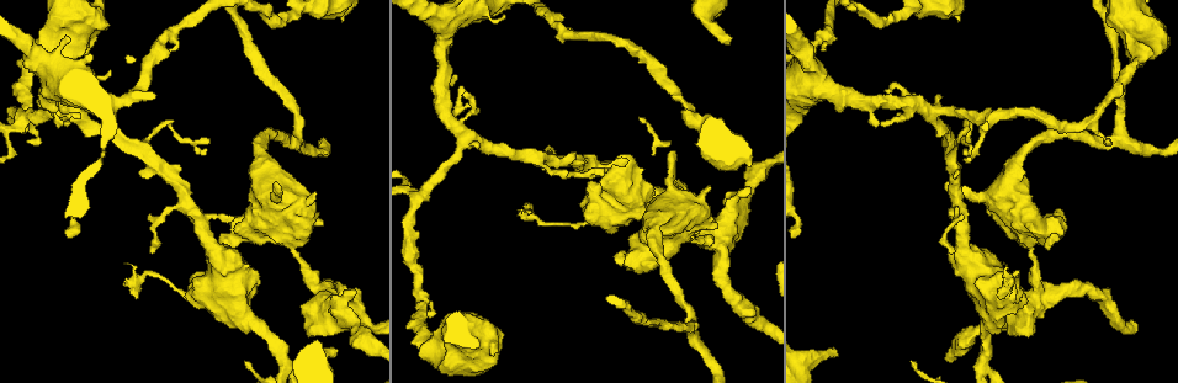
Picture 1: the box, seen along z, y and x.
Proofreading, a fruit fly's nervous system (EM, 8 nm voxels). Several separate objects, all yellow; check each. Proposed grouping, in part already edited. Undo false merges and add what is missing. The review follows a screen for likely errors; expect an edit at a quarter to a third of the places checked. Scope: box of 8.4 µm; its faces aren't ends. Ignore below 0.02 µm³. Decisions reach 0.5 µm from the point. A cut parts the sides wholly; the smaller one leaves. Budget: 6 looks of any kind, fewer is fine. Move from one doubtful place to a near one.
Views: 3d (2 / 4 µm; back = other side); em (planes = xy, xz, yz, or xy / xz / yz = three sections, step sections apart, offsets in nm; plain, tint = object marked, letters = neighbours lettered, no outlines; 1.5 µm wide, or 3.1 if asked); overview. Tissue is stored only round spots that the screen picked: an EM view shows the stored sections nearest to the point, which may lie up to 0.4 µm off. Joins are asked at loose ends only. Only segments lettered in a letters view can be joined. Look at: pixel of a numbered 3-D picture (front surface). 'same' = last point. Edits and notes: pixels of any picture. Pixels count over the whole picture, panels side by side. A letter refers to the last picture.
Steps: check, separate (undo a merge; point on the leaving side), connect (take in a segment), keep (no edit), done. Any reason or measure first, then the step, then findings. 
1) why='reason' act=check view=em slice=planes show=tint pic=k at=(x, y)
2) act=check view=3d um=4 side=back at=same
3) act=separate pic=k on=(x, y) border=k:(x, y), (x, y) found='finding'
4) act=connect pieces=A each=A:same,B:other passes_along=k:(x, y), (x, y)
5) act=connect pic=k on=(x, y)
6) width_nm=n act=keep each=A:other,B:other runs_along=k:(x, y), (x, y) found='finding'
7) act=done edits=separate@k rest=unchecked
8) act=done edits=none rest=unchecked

why='tapers out' act=check view=3d um=2 pic=1 at=(600, 172)

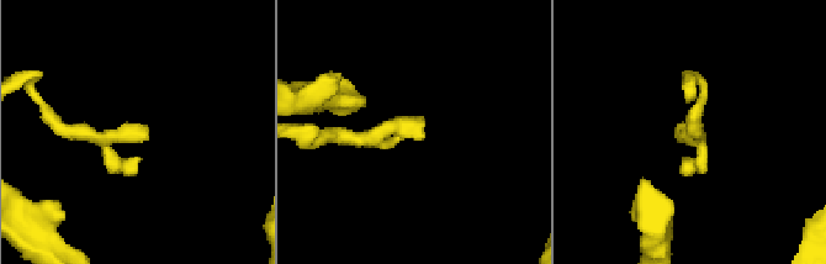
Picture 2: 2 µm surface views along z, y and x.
why='need the tissue' act=check view=em slice=planes show=letters pic=2 at=(139, 159)

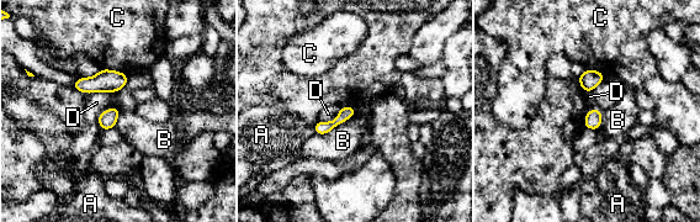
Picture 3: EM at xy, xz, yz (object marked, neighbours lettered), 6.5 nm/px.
act=keep each=A:other,B:other,C:other,D:other border=3:(356, 107), (350, 117), (316, 135) found='no lettered segment goes on from it'

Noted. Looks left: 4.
why='long arm stops here' act=check view=em slice=xy step=8 show=letters pic=1 at=(833, 348)

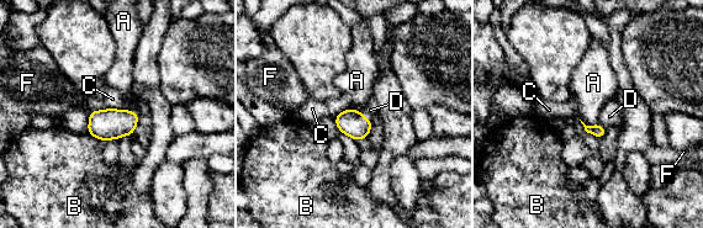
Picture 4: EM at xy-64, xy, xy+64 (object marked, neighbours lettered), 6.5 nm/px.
act=check view=em slice=planes show=letters at=same

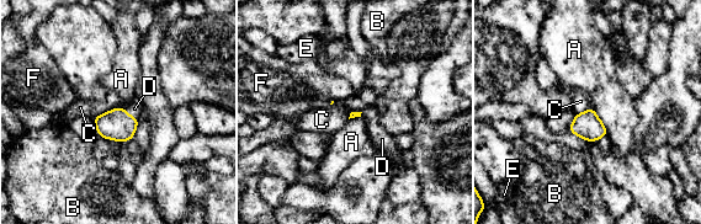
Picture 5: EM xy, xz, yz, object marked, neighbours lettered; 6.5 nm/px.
act=connect pieces=D each=A:other,B:other,C:other,D:same,E:other,F:other passes_along=5:(117, 124), (131, 116), (134, 108) found='it goes on there'

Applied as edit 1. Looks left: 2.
why='branch stops here' act=check view=3d um=4 pic=1 at=(750, 187)

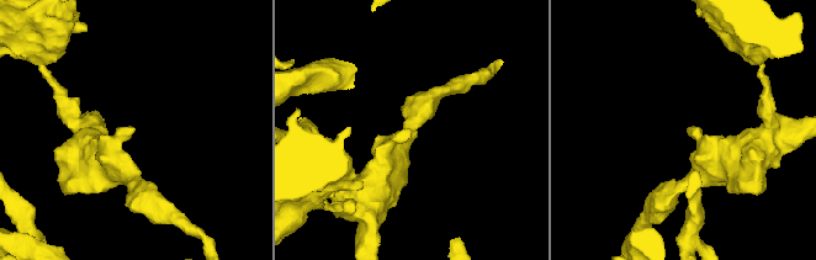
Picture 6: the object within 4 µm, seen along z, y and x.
act=check view=em slice=planes show=letters pic=6 at=(132, 129)

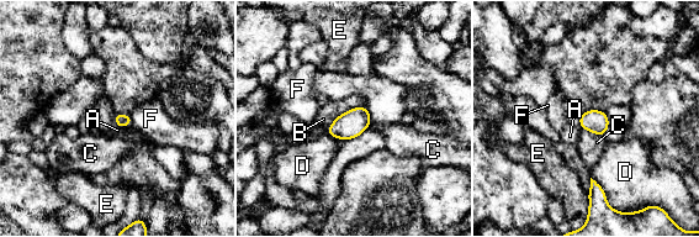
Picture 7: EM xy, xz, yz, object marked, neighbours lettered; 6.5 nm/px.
act=keep each=A:other,B:other,C:other,D:other,E:other,F:other border=7:(582, 128), (603, 136) found='none of them fits'

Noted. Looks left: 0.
act=done edits=connect@5 rest=unchecked

